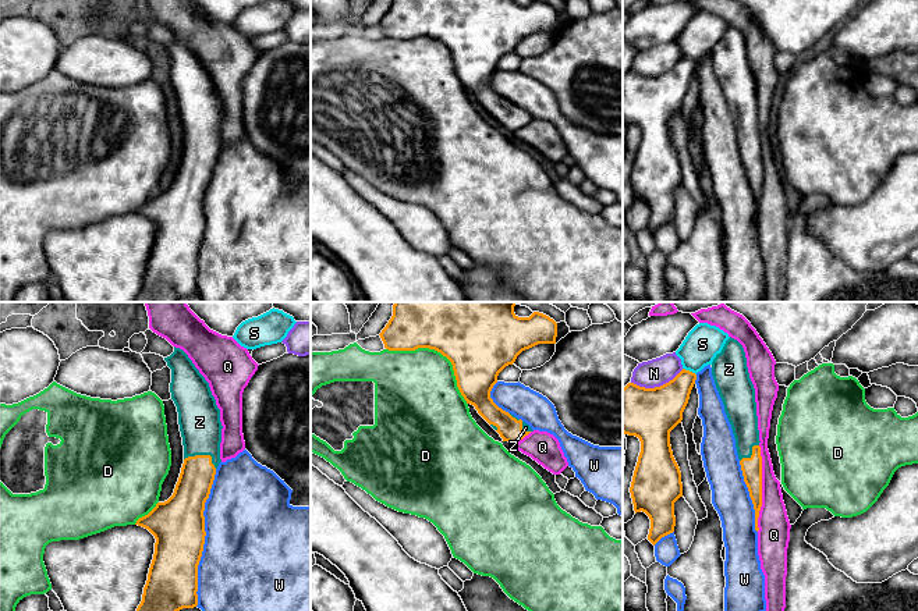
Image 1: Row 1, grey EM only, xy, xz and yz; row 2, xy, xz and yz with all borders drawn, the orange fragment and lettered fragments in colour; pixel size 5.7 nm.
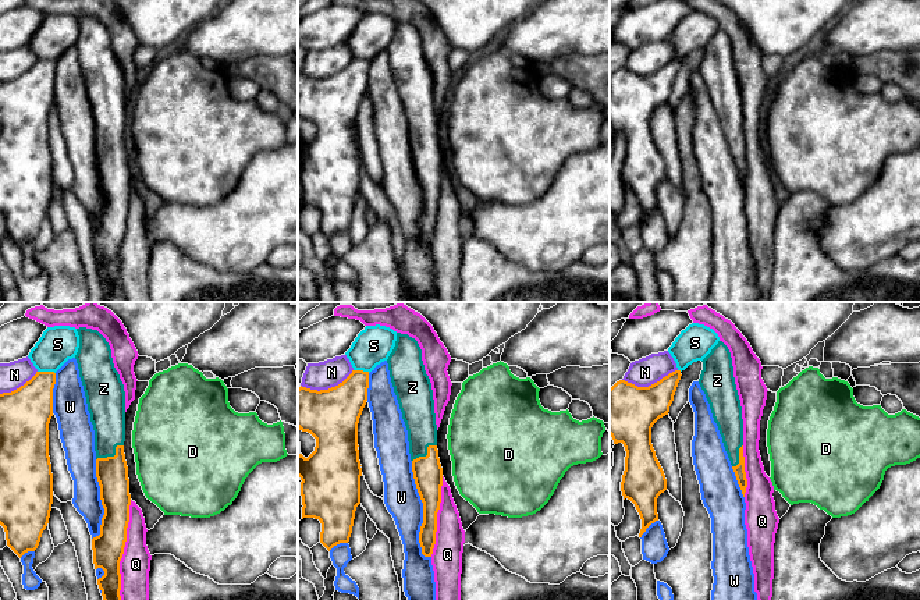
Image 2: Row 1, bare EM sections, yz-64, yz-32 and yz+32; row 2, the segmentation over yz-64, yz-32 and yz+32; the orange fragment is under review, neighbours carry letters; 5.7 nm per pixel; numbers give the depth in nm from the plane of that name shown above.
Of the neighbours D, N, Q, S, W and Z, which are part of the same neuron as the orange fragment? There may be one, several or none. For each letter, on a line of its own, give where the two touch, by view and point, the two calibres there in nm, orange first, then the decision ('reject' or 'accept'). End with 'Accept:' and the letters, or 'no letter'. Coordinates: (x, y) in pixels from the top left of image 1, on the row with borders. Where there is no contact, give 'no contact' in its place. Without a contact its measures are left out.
D: meets orange in xz at (439, 351); 500 nm thick on the orange side, 440 nm on the other; reject
N: meets orange in yz at (656, 387); 300 nm thick on the orange side, 160 nm on the other; reject
Q: meets orange in yz at (761, 489); 120 nm thick on the orange side, 180 nm on the other; reject
S: meets orange in yz at (688, 370); 220 nm thick on the orange side, 200 nm on the other; reject
W: meets orange in xy at (204, 537); 300 nm thick on the orange side, 480 nm on the other; reject
Z: meets orange in xy at (204, 455); 200 nm thick on the orange side, 240 nm on the other; accept
Accept: Z

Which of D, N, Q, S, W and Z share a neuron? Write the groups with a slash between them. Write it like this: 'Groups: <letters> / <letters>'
Groups: D / N / Q / S / W / Z

